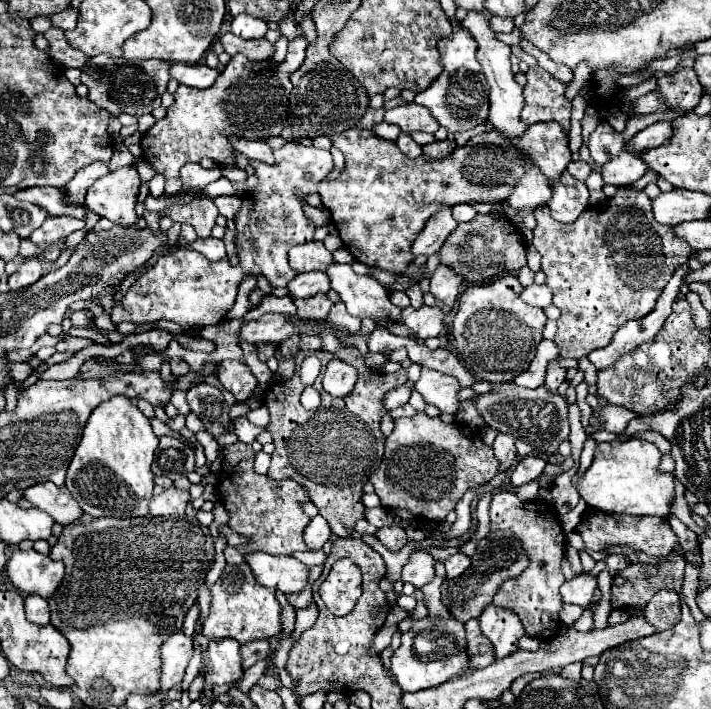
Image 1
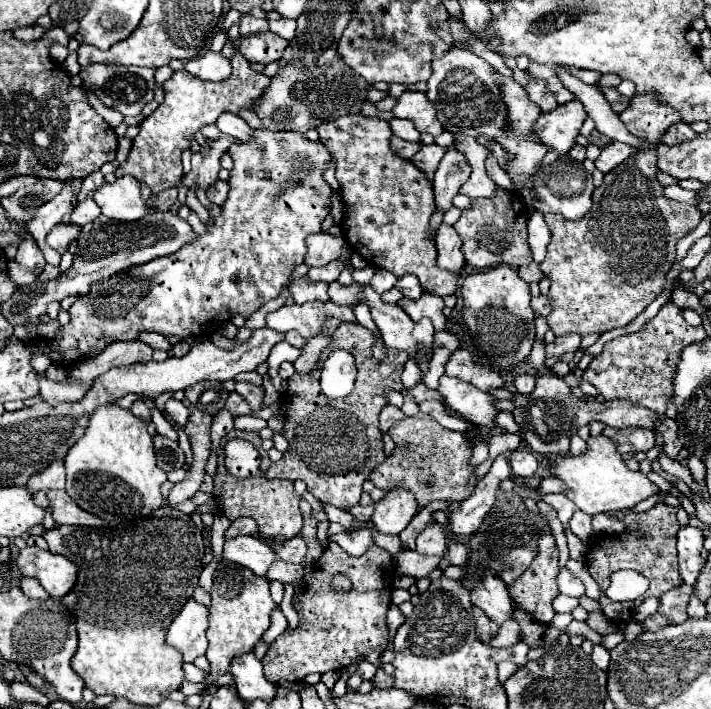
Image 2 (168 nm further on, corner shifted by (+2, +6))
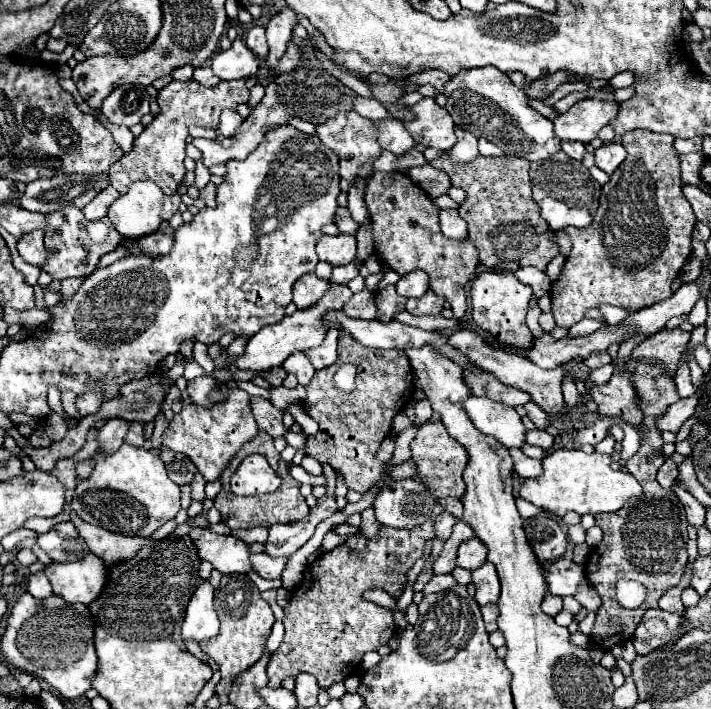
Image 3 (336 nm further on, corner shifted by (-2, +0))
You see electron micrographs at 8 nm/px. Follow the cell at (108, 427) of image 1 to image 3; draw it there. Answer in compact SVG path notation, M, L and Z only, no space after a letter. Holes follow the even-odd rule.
M122 444L112 456L98 456L96 466L90 474L88 480L78 480L76 486L76 496L70 502L70 508L88 524L106 528L116 534L126 534L126 536L152 536L162 524L168 520L176 518L180 510L180 488L174 484L164 468L164 462L154 456L152 452L144 448L134 448L128 444Z

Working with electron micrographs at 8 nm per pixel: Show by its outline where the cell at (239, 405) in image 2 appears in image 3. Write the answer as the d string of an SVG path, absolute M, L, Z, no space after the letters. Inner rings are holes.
M230 388L228 398L212 408L202 408L196 404L184 406L164 430L162 446L164 440L168 440L170 450L188 456L194 462L194 466L200 470L200 474L208 482L212 482L220 478L220 474L236 456L236 452L256 434L258 434L258 426L250 410L250 394L240 388Z

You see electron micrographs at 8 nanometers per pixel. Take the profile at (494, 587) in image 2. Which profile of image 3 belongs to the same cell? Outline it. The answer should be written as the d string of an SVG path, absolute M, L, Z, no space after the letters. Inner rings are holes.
M486 562L484 566L472 570L472 582L476 586L476 602L480 606L496 602L500 598L500 582L494 564Z

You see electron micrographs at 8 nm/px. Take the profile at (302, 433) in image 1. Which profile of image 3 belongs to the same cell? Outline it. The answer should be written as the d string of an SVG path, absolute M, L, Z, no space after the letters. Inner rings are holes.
M340 332L340 360L344 360L344 364L354 364L358 368L358 384L356 390L352 390L350 394L344 394L342 390L334 388L334 372L336 368L324 368L316 374L326 374L326 386L322 386L320 382L312 380L306 388L308 396L302 404L302 408L306 410L308 416L312 416L320 430L316 436L310 436L306 442L306 454L316 458L320 464L330 464L332 468L340 470L348 488L356 490L356 492L366 492L376 480L380 480L382 476L382 468L384 464L376 460L376 450L380 448L380 442L386 438L386 434L390 434L392 430L392 418L404 410L406 406L406 398L412 398L412 368L410 362L406 358L406 354L402 350L372 350L372 348L364 348L362 344L358 344L354 338L350 338L346 332Z

